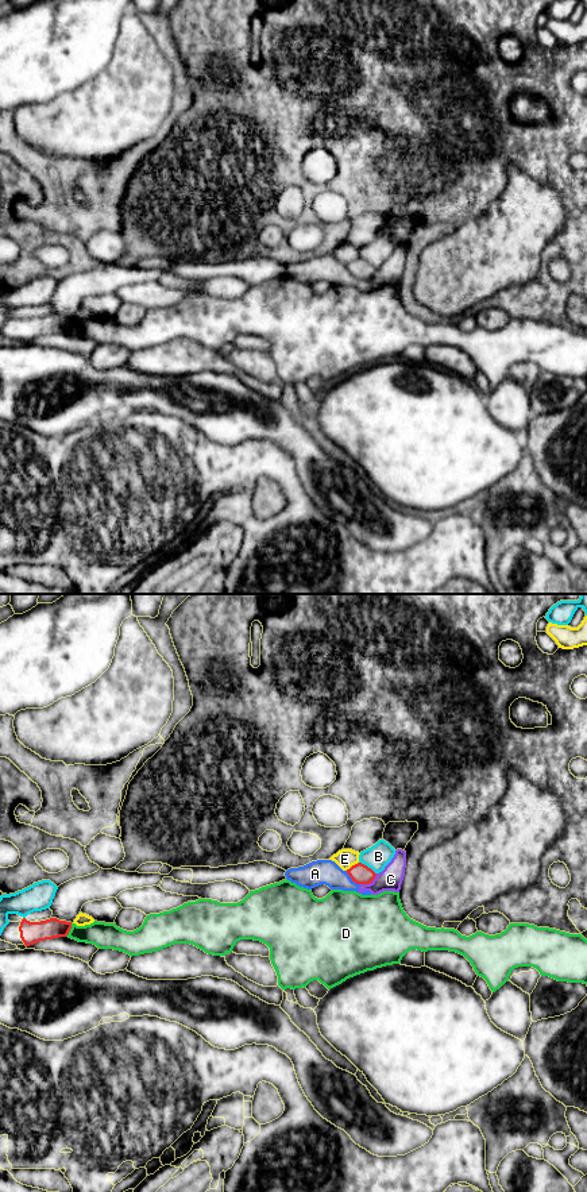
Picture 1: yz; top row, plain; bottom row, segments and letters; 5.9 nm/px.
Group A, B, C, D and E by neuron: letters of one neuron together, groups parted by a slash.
A C / B / D / E

